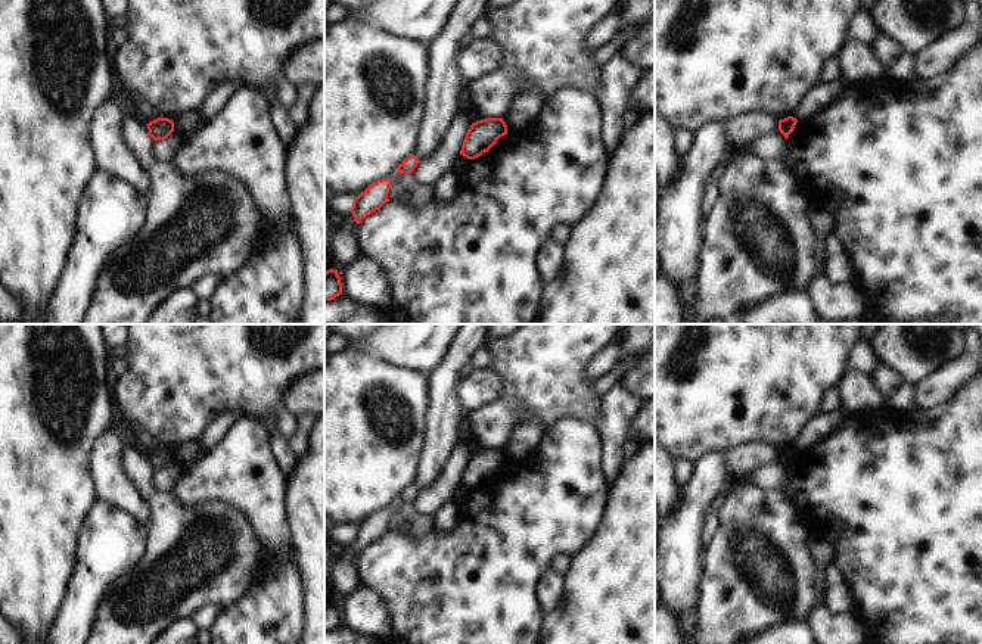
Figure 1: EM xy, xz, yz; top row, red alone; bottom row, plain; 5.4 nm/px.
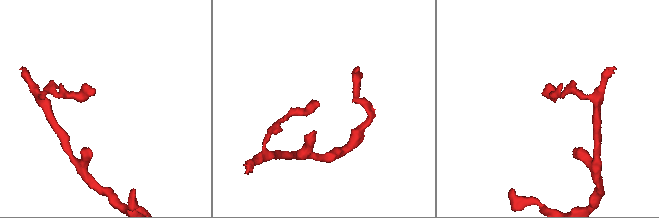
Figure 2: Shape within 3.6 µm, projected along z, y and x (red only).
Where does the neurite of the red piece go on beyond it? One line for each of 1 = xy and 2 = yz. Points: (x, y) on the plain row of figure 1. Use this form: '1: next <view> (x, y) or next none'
1: next none
2: next none

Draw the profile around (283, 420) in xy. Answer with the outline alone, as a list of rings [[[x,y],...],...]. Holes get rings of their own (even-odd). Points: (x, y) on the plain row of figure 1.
[[[279,408],[273,416],[276,430],[286,442],[295,435],[295,420],[296,417],[285,408]]]

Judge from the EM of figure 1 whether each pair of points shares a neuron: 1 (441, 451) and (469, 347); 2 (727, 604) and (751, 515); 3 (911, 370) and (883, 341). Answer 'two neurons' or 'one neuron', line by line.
1: one neuron
2: one neuron
3: one neuron

